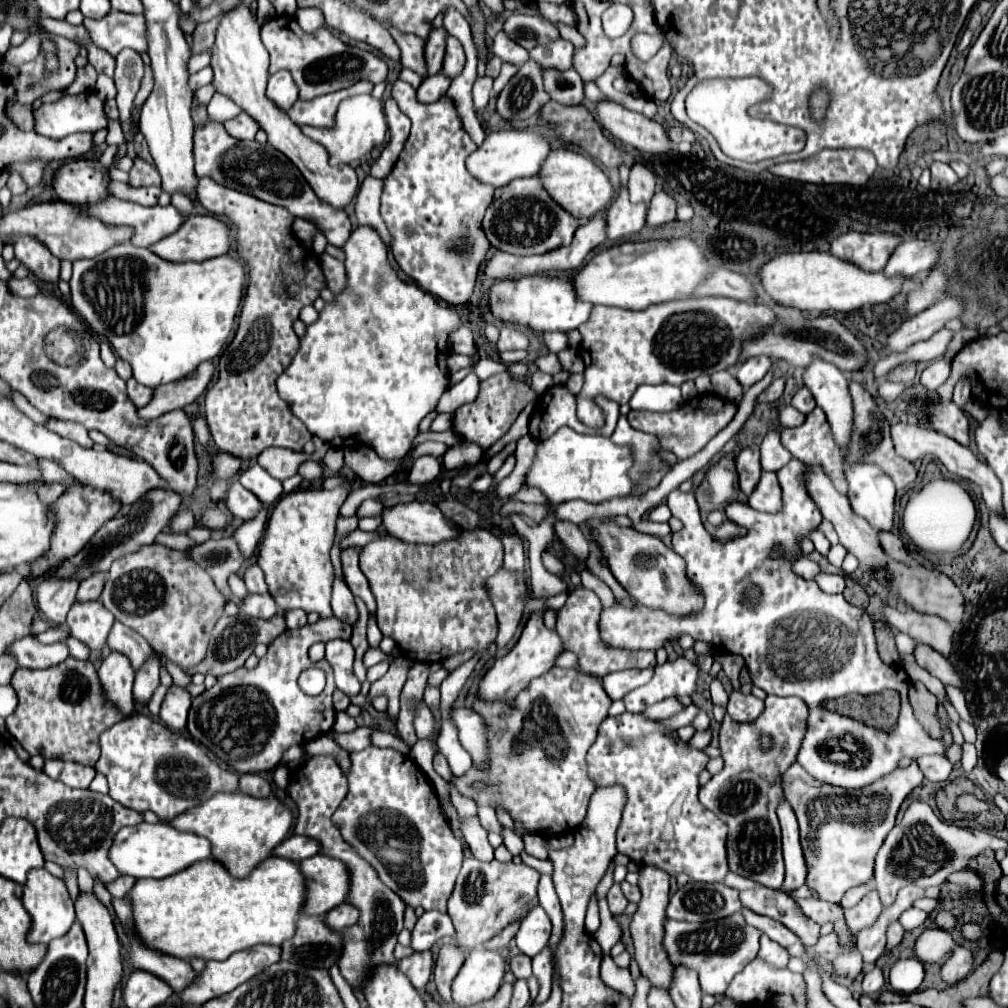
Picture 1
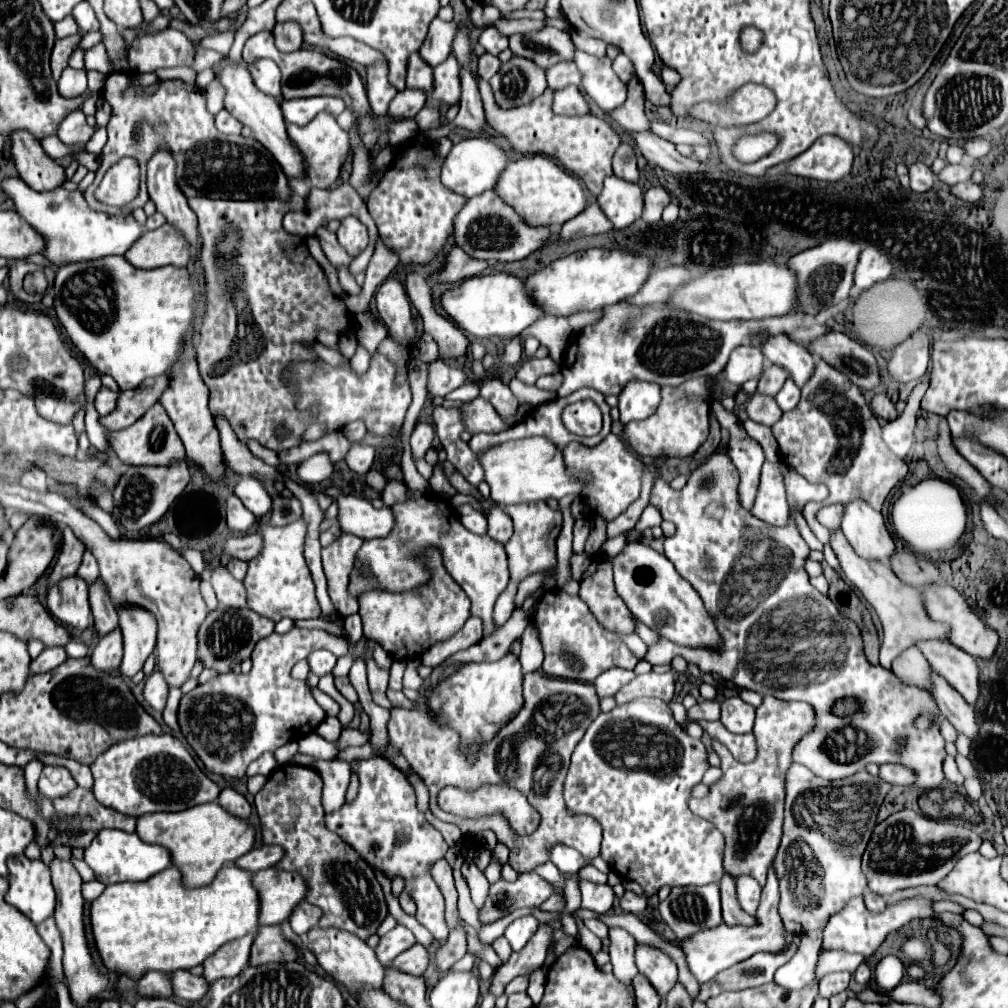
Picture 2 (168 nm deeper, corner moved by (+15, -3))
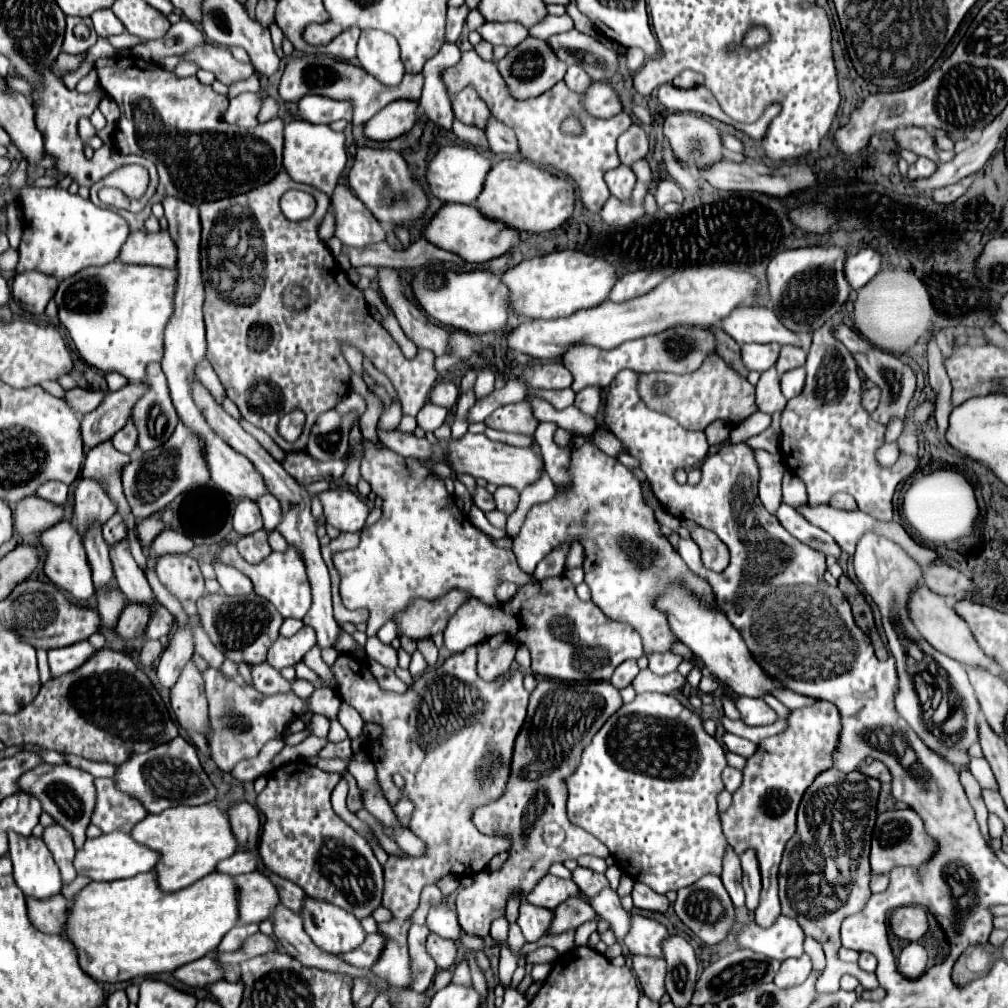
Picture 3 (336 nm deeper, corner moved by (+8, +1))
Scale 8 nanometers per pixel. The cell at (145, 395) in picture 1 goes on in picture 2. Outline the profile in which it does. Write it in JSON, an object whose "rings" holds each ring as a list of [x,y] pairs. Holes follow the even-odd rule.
{"rings":[[[102,386],[100,392],[96,394],[94,406],[96,406],[100,416],[108,416],[108,412],[112,412],[116,408],[116,400],[118,400],[118,392],[112,392],[110,388]]]}

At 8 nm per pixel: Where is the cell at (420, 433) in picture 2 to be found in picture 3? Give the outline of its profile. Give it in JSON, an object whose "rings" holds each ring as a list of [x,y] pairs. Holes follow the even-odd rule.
{"rings":[[[427,402],[421,410],[419,410],[419,416],[417,416],[417,424],[423,428],[423,430],[435,430],[439,428],[443,422],[445,422],[445,416],[447,416],[447,408],[443,406],[435,406],[431,402]]]}

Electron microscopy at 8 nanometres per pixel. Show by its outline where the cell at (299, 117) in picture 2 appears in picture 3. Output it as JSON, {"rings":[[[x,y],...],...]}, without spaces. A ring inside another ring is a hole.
{"rings":[[[303,96],[299,100],[299,112],[301,118],[311,124],[331,124],[335,120],[347,120],[353,118],[353,108],[349,100],[331,100],[325,96]]]}

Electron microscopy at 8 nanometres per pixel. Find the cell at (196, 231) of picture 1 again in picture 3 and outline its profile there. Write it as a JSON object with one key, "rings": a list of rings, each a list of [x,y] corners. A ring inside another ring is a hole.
{"rings":[[[137,230],[129,234],[117,260],[127,262],[127,264],[149,264],[149,266],[161,266],[161,268],[175,268],[177,248],[169,232],[151,234],[147,230]]]}

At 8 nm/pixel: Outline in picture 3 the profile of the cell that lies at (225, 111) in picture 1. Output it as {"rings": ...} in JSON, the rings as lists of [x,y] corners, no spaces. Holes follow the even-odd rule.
{"rings":[[[255,72],[249,80],[243,80],[243,82],[233,84],[233,86],[229,88],[229,98],[237,96],[237,94],[241,94],[241,92],[245,92],[245,90],[249,90],[249,92],[259,92],[259,90],[261,90],[261,76],[259,76],[257,72]]]}

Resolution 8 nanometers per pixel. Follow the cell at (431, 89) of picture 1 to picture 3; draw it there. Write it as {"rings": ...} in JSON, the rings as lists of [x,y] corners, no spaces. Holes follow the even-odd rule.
{"rings":[[[395,100],[383,110],[379,110],[369,122],[365,122],[363,134],[375,142],[395,140],[413,128],[415,110],[417,110],[417,102]]]}

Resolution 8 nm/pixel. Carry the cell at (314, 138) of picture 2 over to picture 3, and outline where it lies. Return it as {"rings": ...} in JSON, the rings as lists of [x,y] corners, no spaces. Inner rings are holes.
{"rings":[[[293,120],[291,124],[285,124],[283,168],[295,182],[303,182],[325,194],[331,194],[337,186],[337,178],[341,176],[345,164],[347,152],[343,132],[333,132],[325,124],[311,124],[305,120]]]}

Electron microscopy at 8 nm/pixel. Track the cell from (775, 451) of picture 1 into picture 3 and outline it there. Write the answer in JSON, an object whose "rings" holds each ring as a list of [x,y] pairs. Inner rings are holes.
{"rings":[[[755,412],[751,414],[747,420],[739,422],[737,426],[731,428],[729,432],[729,442],[735,444],[735,442],[745,442],[747,438],[763,432],[767,426],[771,424],[771,416],[765,414],[765,412]]]}

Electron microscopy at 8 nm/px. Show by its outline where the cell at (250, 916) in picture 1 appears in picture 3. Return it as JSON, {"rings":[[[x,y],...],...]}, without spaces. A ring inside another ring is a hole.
{"rings":[[[147,872],[127,880],[91,882],[73,898],[71,906],[67,908],[67,920],[61,936],[71,940],[71,944],[77,948],[79,966],[93,980],[117,984],[139,976],[173,972],[175,968],[213,952],[219,946],[221,938],[239,922],[237,888],[231,876],[211,872],[179,892],[163,892],[155,880],[155,874]]]}

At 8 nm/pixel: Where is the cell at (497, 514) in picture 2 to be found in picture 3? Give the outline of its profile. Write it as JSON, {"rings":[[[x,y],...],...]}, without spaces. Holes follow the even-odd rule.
{"rings":[[[499,486],[493,496],[495,496],[495,502],[497,502],[497,510],[505,512],[507,516],[509,516],[509,514],[517,508],[517,504],[519,504],[519,492],[515,492],[515,488]]]}

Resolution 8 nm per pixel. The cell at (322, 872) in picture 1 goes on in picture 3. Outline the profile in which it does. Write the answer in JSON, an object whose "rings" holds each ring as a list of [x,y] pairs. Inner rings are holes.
{"rings":[[[251,872],[243,876],[235,876],[235,884],[239,884],[239,922],[263,922],[271,916],[273,908],[279,904],[279,894],[273,882],[261,874]]]}

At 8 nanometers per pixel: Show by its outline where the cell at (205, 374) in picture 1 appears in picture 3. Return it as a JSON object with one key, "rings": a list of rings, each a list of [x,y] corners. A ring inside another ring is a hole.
{"rings":[[[127,384],[117,392],[107,392],[107,400],[81,418],[81,440],[85,448],[93,448],[109,440],[127,422],[135,402],[145,394],[143,384]]]}

